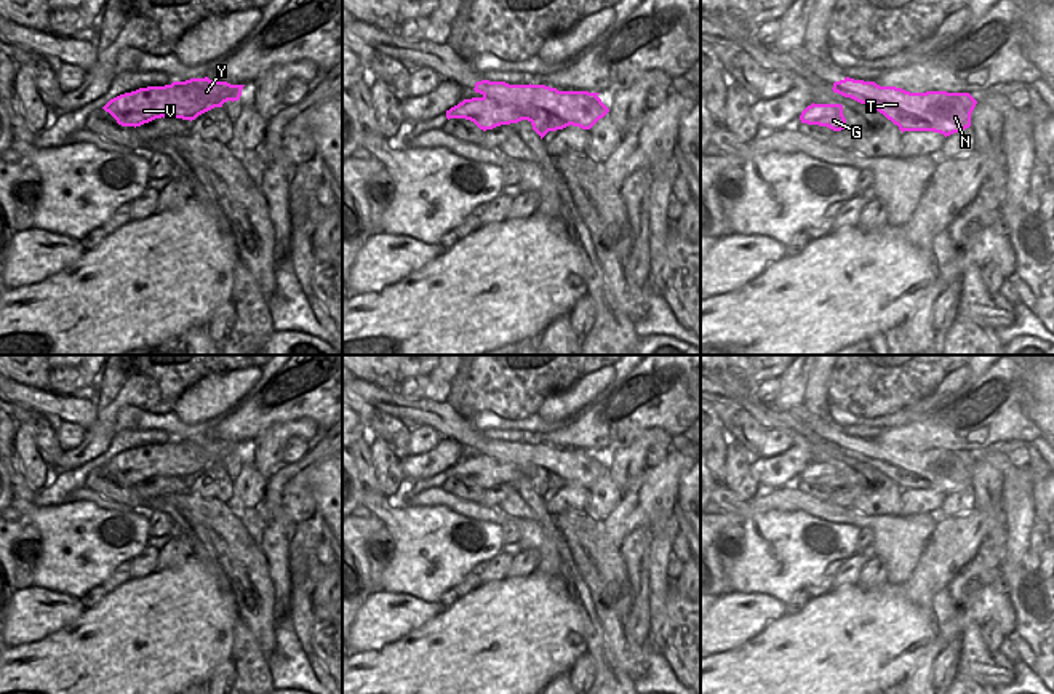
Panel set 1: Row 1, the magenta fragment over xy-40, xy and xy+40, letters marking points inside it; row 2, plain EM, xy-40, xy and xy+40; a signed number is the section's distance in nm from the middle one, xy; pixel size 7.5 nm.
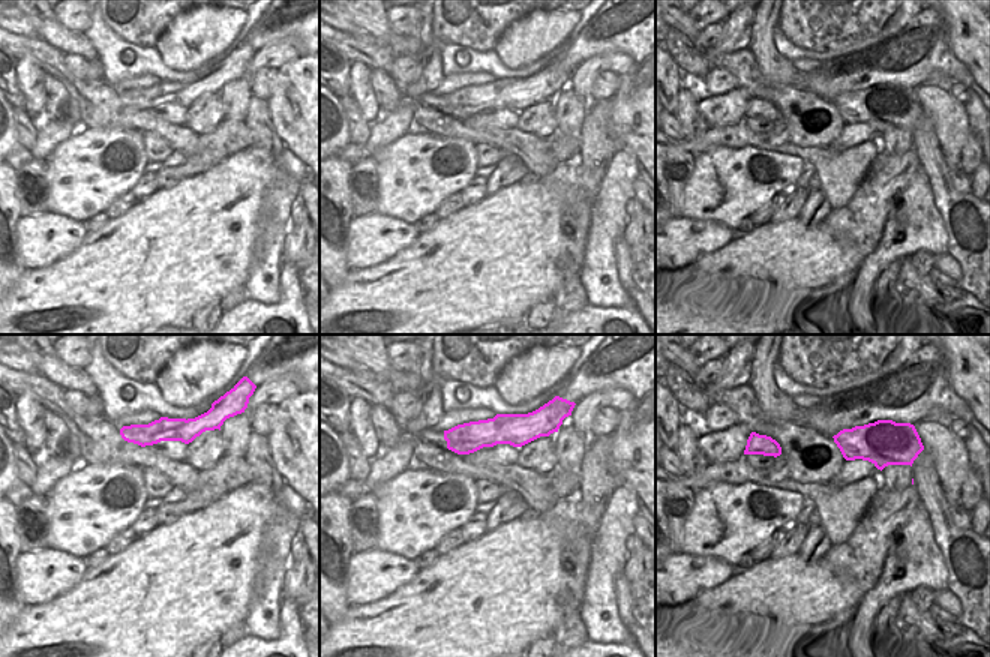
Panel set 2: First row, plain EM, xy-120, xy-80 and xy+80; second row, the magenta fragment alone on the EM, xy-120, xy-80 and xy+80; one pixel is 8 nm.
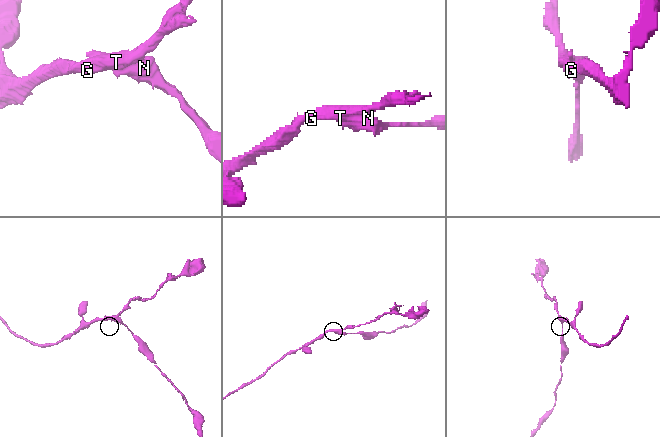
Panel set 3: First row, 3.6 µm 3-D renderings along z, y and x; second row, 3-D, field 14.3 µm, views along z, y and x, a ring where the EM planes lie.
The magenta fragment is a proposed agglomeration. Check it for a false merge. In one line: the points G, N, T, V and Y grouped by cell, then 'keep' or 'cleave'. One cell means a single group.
G V Y / N T; cleave

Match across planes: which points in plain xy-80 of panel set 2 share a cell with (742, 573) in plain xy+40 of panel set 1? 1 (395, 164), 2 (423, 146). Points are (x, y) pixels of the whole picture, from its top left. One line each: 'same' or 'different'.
1: same
2: same

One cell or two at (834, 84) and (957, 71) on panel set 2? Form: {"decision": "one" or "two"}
{"decision": "one"}

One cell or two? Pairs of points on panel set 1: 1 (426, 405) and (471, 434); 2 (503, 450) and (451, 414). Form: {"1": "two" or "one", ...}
{"1": "one", "2": "one"}

